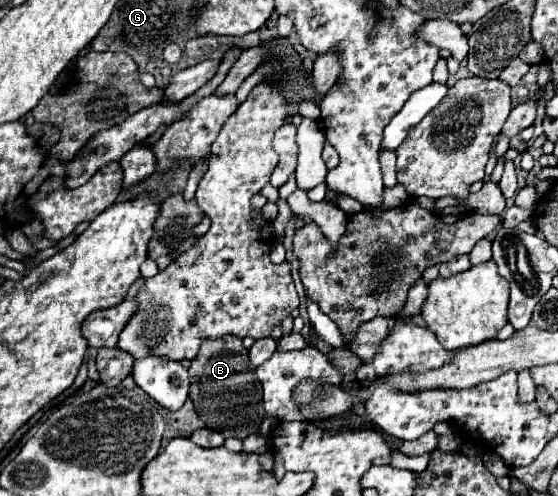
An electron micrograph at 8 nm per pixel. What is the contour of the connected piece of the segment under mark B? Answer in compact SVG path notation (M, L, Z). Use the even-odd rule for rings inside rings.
M237 335L205 339L199 347L199 355L191 361L189 375L191 375L189 397L205 427L219 431L225 437L239 439L245 439L247 435L259 431L259 425L265 417L259 379L255 375L255 367L251 367L249 351L243 347Z

